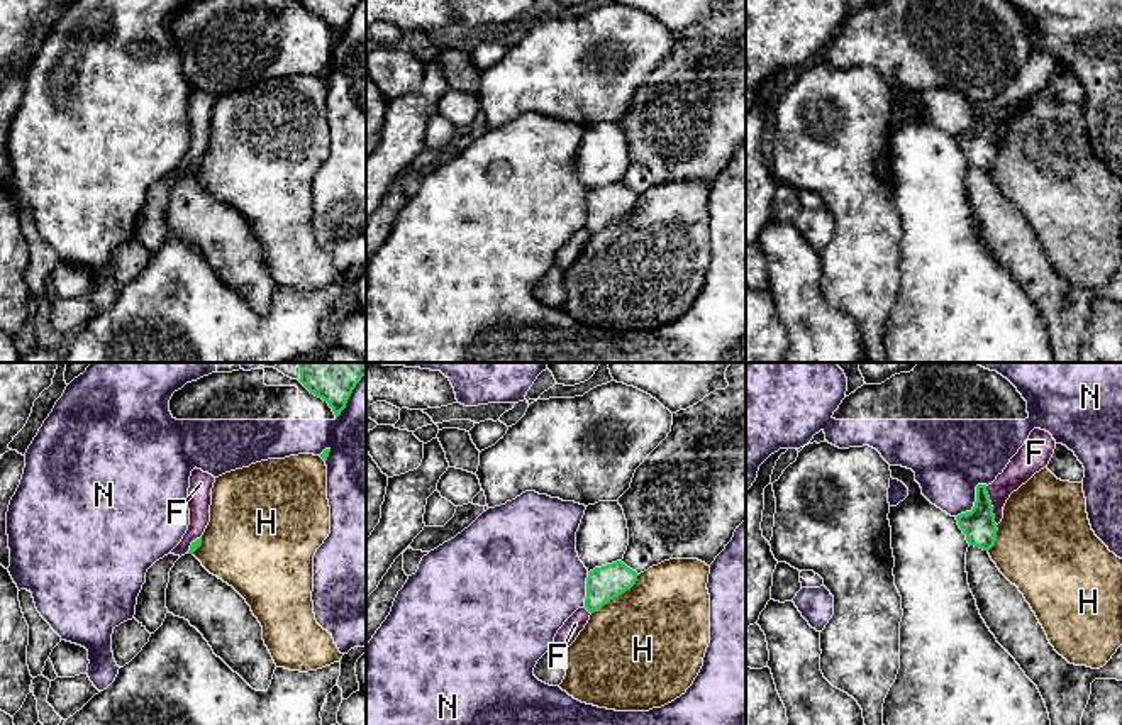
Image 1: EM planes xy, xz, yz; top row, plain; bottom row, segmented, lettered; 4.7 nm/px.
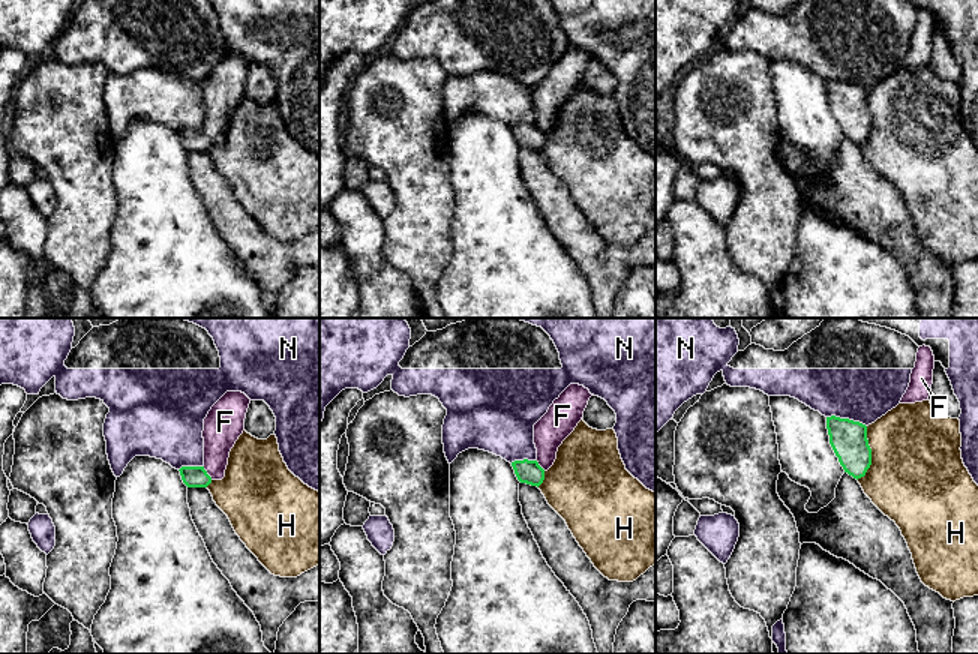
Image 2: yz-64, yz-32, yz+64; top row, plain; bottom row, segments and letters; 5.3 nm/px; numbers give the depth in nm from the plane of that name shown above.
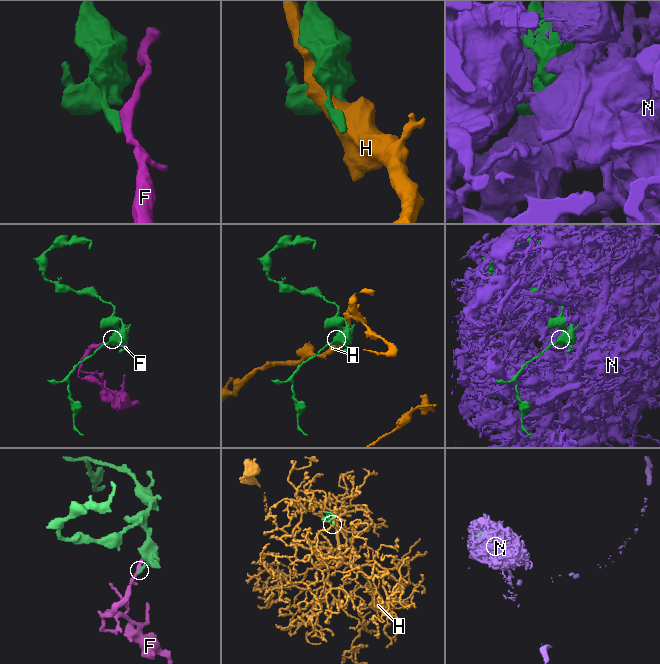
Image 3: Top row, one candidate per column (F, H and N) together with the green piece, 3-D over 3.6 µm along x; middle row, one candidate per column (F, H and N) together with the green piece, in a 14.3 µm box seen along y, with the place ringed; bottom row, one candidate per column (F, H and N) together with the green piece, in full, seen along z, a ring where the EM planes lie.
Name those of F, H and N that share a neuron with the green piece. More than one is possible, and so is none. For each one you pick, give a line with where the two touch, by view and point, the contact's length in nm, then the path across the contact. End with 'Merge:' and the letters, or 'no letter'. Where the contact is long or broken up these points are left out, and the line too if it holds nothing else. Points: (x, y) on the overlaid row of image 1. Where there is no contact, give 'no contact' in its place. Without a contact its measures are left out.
Merge: no letter

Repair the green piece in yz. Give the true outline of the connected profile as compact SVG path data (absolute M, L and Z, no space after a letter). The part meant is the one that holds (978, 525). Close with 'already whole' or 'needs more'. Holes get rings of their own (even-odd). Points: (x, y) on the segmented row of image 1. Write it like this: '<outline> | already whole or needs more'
M986 484L976 486L976 501L971 512L956 517L959 529L969 545L990 551L997 540L997 523L993 506L986 493Z | already whole

